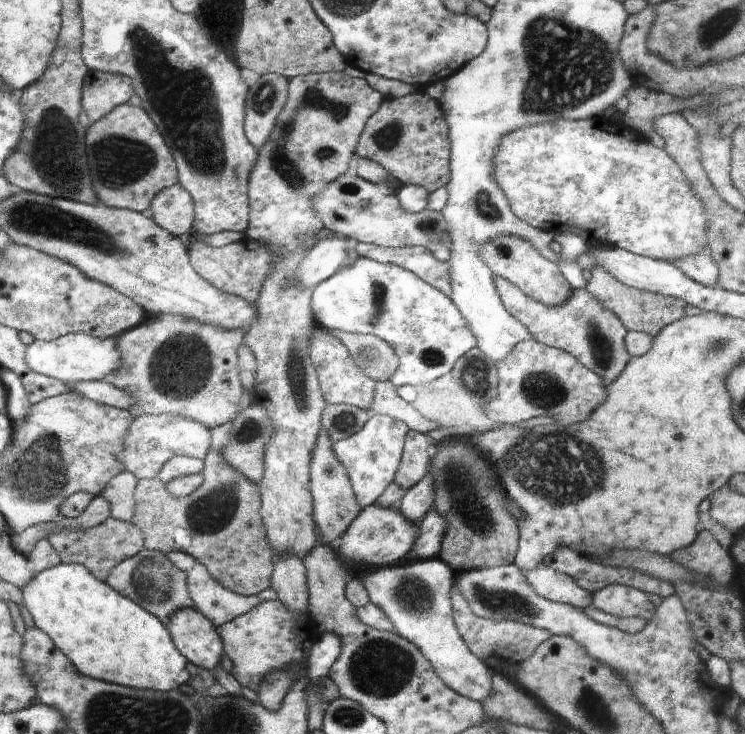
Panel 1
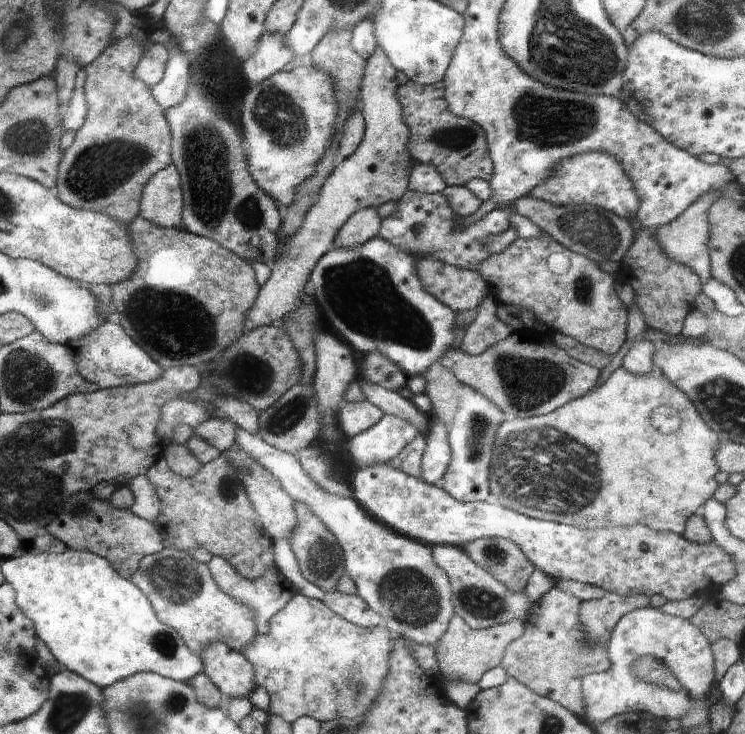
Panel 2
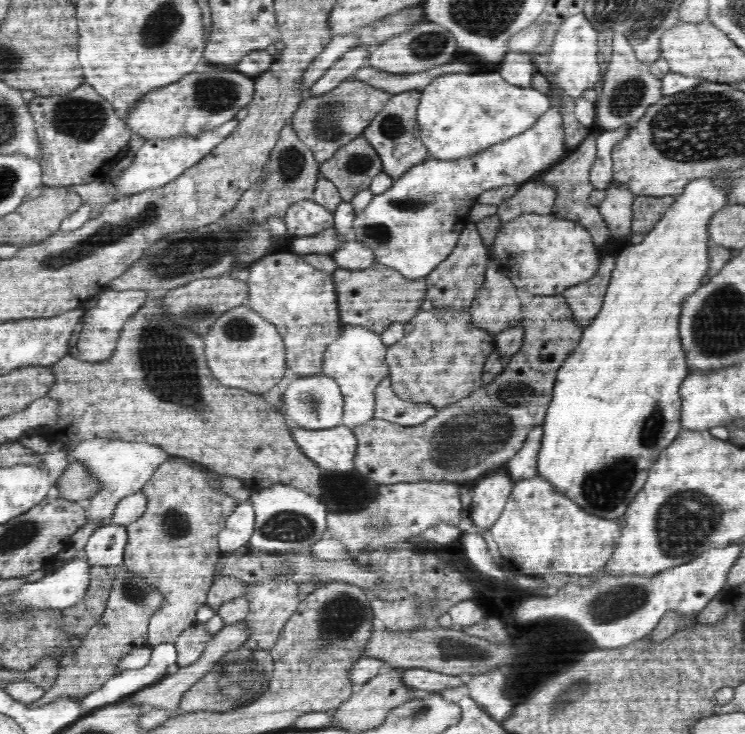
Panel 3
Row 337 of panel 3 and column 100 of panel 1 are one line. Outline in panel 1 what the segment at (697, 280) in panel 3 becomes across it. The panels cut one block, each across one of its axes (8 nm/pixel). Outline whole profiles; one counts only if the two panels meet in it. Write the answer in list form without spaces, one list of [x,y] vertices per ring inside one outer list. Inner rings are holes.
[[[61,562],[54,568],[35,574],[30,584],[24,586],[22,594],[24,606],[33,618],[34,625],[50,636],[54,646],[66,655],[78,672],[112,684],[158,692],[177,690],[178,686],[190,680],[190,673],[186,670],[187,660],[174,646],[165,624],[130,598],[112,590],[106,582],[94,578],[80,564]]]

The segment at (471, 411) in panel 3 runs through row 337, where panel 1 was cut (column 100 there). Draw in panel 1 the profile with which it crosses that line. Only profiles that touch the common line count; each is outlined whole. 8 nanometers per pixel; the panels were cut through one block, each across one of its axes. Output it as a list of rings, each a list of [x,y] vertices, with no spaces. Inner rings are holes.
[[[108,517],[104,522],[90,528],[90,530],[62,530],[55,531],[46,536],[48,542],[56,550],[62,563],[80,564],[98,578],[100,582],[105,582],[110,574],[110,570],[119,562],[130,558],[140,550],[144,549],[144,538],[142,530],[132,525],[132,522],[124,522]]]

